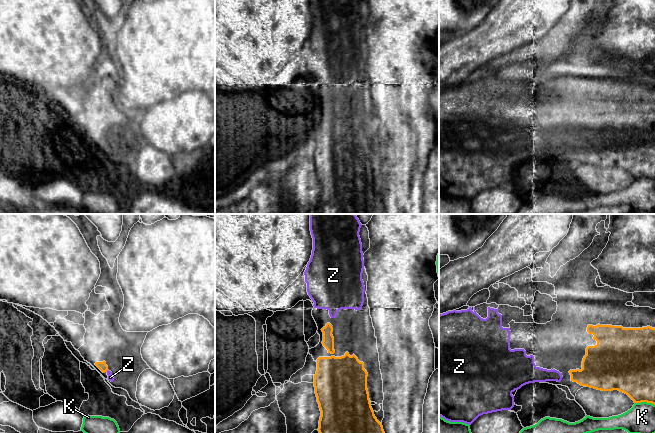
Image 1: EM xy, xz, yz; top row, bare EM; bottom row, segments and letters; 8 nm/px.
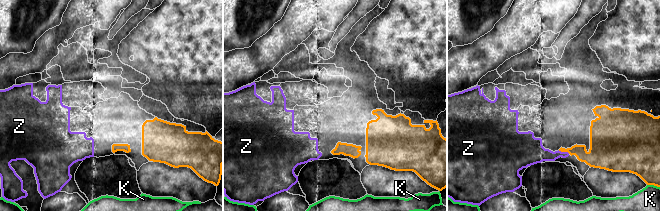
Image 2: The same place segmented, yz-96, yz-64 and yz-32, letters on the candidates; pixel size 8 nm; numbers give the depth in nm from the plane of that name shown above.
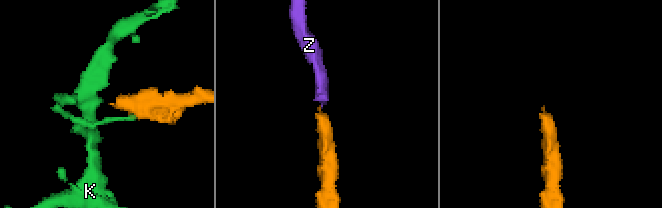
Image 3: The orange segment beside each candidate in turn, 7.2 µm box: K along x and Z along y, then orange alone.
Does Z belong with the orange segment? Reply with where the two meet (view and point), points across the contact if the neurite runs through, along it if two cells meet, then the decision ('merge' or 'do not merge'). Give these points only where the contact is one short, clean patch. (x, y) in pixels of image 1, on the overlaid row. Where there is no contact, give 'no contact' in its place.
meets orange in xy at (107, 369); runs through xy (102, 366), (107, 369), (110, 377); merge

